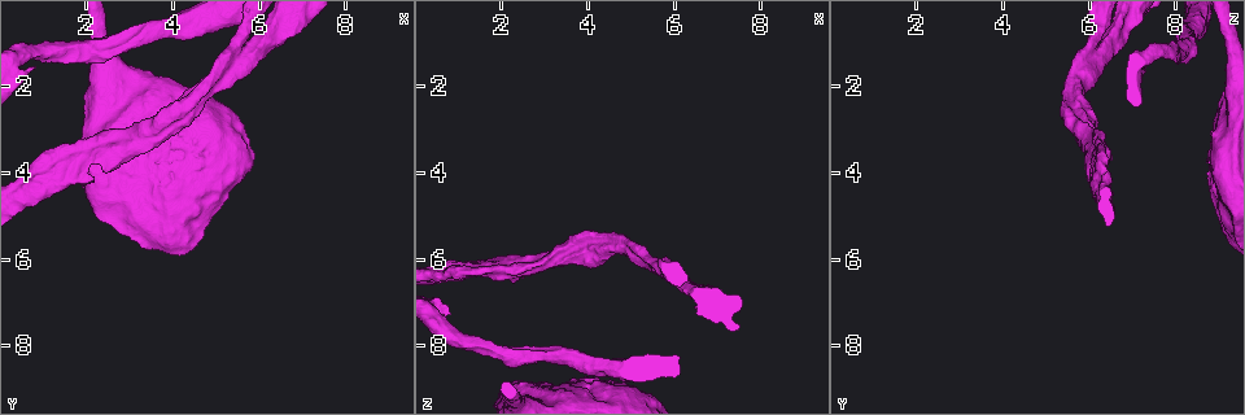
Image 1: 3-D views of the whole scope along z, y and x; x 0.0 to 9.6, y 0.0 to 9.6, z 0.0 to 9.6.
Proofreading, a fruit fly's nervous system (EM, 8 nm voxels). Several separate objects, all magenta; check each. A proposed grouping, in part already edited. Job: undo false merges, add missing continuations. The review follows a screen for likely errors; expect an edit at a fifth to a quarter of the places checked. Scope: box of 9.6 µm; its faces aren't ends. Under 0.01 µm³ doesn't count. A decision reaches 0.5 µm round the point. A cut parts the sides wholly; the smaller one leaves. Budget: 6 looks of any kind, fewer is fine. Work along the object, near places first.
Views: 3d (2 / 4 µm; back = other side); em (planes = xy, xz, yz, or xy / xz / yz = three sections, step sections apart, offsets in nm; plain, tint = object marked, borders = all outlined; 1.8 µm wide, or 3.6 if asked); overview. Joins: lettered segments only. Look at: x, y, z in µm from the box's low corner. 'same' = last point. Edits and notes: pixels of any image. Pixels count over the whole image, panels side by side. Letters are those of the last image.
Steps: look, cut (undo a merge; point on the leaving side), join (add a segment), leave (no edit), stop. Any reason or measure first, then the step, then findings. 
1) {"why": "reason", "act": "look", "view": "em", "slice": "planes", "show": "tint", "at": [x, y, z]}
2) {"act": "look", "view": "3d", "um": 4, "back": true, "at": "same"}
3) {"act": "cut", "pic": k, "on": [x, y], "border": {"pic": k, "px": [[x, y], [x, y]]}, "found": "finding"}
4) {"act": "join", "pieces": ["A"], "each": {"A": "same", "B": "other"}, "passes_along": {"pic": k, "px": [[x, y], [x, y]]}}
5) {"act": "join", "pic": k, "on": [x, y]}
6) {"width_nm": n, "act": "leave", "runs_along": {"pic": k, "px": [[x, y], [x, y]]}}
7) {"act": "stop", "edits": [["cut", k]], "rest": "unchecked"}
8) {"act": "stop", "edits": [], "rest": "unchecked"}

{"why": "an open end", "act": "look", "view": "em", "slice": "xy", "step": 8, "show": "borders", "at": [0.85, 1.60, 7.30]}

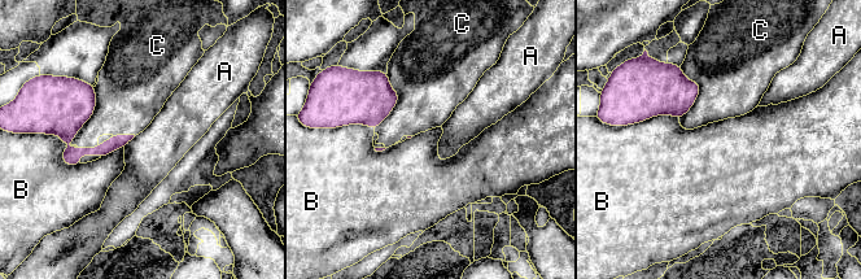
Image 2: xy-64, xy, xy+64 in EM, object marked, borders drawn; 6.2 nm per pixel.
{"act": "join", "pic": 2, "on": [733, 69], "each": {"A": "other", "B": "other", "C": "same"}, "found": "it goes on there"}

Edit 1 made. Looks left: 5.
{"why": "touches itself", "act": "look", "view": "3d", "um": 4, "at": [3.20, 5.15, 9.20]}

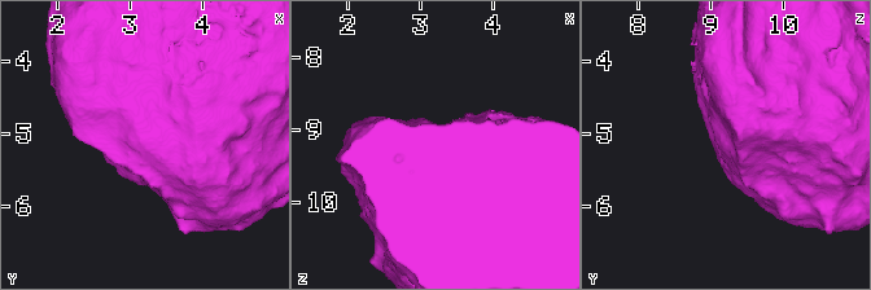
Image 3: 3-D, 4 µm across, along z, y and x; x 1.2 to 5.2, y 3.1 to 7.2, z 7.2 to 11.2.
{"why": "shape alone is not enough", "act": "look", "view": "em", "um": 3.6, "slice": "xz", "step": 16, "show": "borders", "at": [3.20, 5.15, 9.10]}

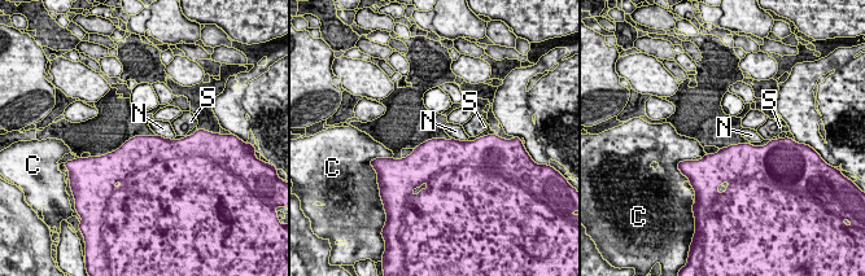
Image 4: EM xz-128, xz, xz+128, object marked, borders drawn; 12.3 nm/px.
{"act": "look", "view": "em", "um": 3.6, "slice": "planes", "show": "borders", "at": "same"}

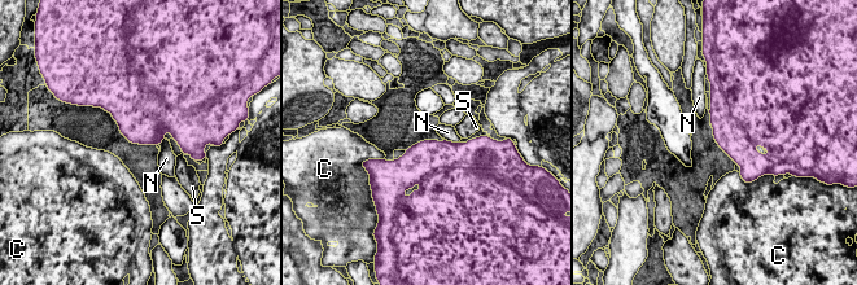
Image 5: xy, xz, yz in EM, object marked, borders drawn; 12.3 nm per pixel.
{"longest_contact_nm": ["N", 200], "act": "leave", "each": {"C": "other", "N": "other", "S": "other"}, "found": "all the same neuron"}

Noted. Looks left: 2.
{"why": "arms part here", "act": "look", "view": "em", "slice": "planes", "show": "tint", "at": [2.55, 0.75, 8.20]}

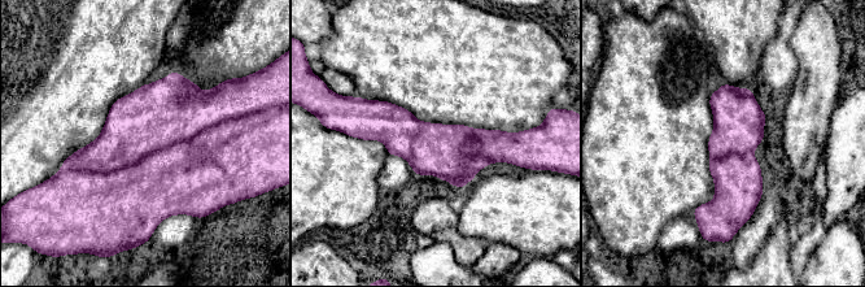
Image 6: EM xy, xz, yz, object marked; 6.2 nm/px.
{"why": "what lies round it", "act": "look", "view": "em", "slice": "planes", "show": "borders", "at": "same"}

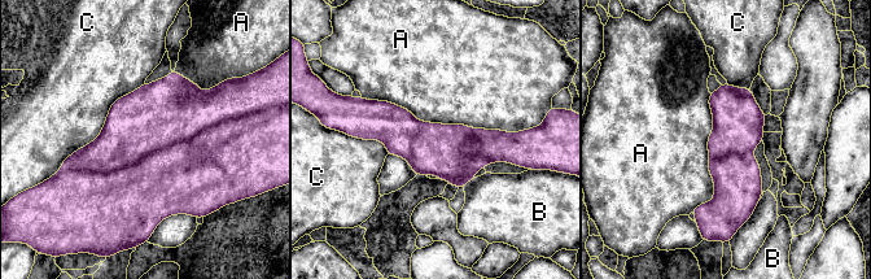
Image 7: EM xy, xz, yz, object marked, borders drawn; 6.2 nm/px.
{"act": "leave", "each": {"A": "other", "B": "other", "C": "other"}, "border": {"pic": 7, "px": [[362, 96], [433, 123], [525, 130]]}, "found": "one neuron here"}

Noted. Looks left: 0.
{"act": "stop", "edits": [["join", 2]], "rest": "unchecked"}

